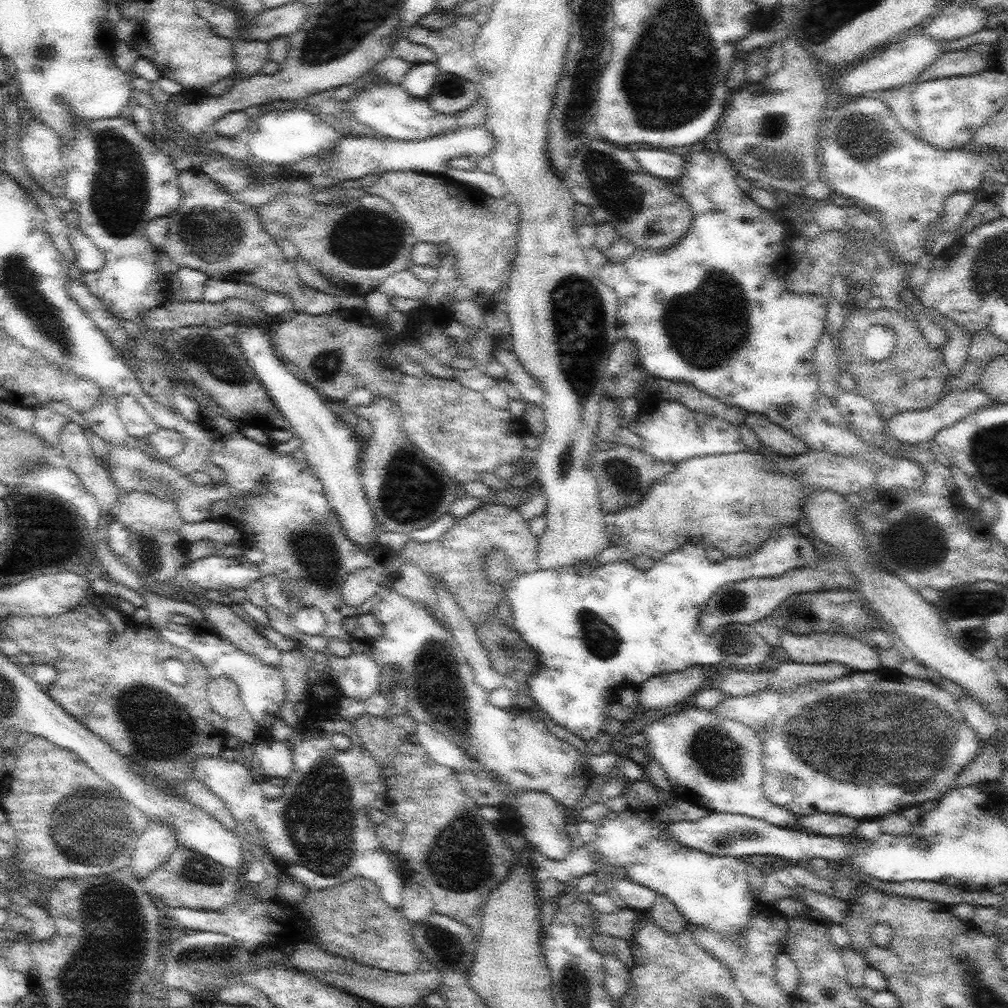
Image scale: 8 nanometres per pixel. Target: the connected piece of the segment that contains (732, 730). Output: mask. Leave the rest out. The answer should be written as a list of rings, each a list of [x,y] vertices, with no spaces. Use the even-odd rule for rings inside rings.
[[[684,707],[676,709],[674,714],[669,714],[659,719],[656,724],[646,726],[647,749],[651,758],[655,758],[666,771],[670,786],[678,798],[697,804],[710,812],[732,813],[751,816],[766,820],[780,828],[795,827],[795,815],[787,808],[774,804],[766,798],[763,791],[764,769],[762,755],[764,745],[762,736],[753,728],[741,722],[719,718],[713,710],[700,709],[699,707]]]

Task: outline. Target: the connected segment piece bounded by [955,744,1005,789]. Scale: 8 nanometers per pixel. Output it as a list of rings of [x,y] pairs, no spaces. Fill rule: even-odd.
[[[985,744],[974,760],[956,778],[955,789],[984,784],[985,781],[998,781],[1004,774],[1005,757],[996,746]]]

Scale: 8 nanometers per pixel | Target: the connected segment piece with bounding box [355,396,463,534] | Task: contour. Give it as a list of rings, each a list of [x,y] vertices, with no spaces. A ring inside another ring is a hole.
[[[378,396],[373,398],[369,405],[359,406],[355,411],[373,428],[371,439],[367,442],[367,447],[362,455],[361,473],[368,503],[370,503],[370,507],[376,515],[376,521],[380,523],[382,529],[387,532],[408,534],[414,530],[427,528],[443,514],[448,514],[456,496],[458,498],[463,493],[462,483],[448,476],[442,465],[412,444],[411,440],[403,433],[402,411],[396,399]]]

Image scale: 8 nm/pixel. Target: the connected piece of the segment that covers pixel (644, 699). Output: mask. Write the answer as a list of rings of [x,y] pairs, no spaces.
[[[700,665],[652,677],[637,688],[640,707],[656,710],[679,705],[686,696],[700,691],[704,680],[706,676]]]

